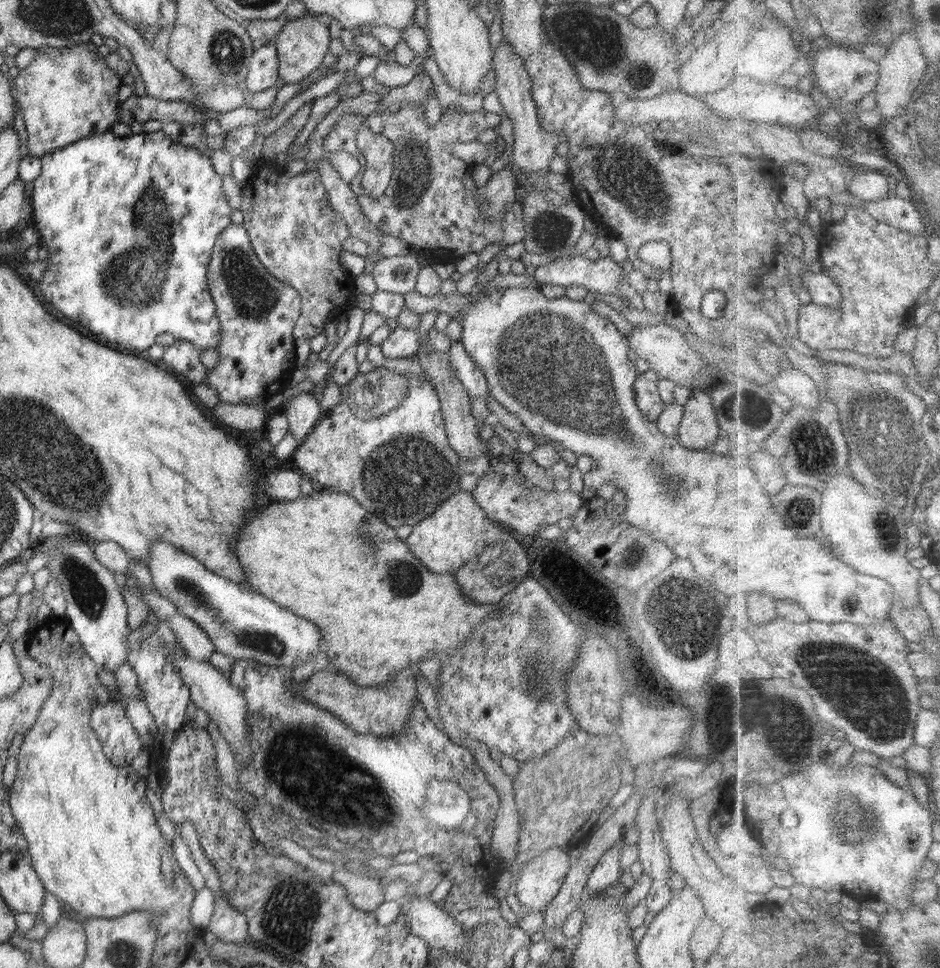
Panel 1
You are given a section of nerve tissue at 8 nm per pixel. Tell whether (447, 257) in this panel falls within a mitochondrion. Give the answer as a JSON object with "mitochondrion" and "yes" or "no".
{"mitochondrion":"no"}

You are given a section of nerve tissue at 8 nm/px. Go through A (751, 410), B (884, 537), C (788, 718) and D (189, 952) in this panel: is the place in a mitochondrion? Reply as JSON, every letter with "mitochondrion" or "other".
{"A":"mitochondrion","B":"mitochondrion","C":"mitochondrion","D":"other"}

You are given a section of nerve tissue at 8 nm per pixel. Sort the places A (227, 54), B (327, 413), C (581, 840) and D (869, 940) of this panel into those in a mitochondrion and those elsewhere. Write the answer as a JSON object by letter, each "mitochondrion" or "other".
{"A":"mitochondrion","B":"other","C":"other","D":"other"}

